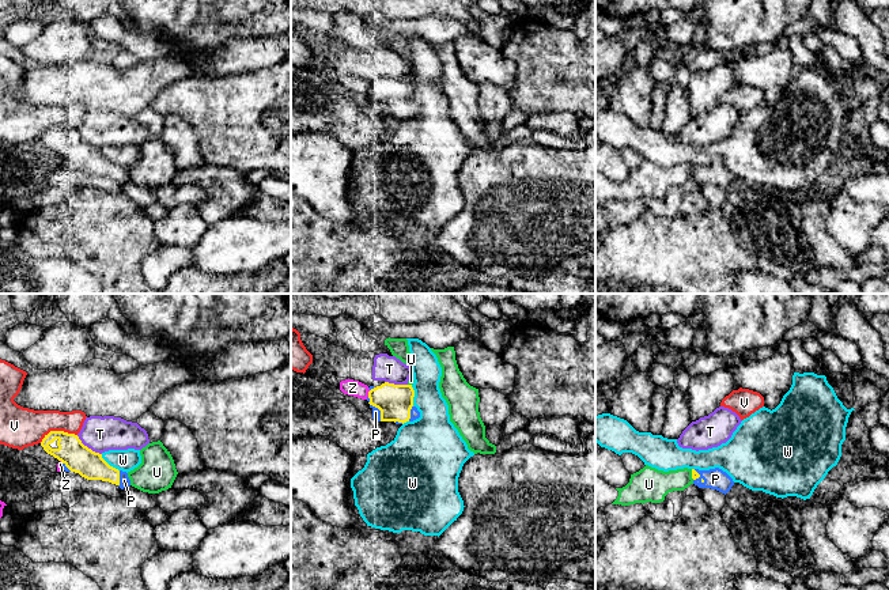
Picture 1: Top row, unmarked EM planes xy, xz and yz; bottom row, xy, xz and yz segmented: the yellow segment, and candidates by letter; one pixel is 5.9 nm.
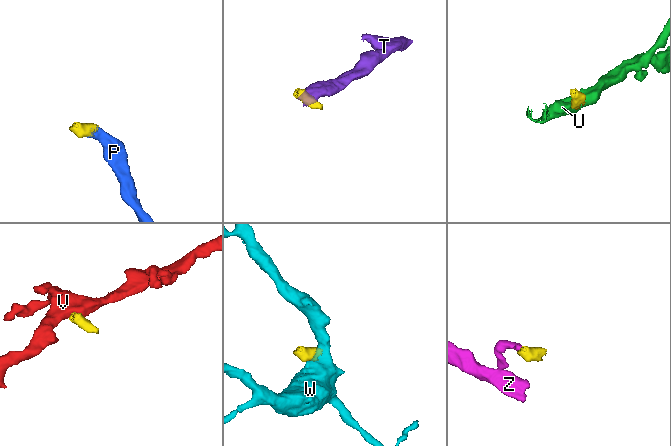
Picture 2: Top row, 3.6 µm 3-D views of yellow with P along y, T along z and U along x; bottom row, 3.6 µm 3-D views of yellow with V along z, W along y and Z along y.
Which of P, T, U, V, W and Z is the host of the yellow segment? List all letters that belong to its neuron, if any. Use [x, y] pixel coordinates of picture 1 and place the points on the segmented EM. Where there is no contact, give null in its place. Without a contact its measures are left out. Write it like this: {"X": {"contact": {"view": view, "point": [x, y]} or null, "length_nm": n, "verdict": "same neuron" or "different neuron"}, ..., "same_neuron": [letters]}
{"P": {"contact": {"view": "xy", "point": [118, 479]}, "length_nm": 100, "verdict": "same neuron"}, "T": {"contact": {"view": "xy", "point": [87, 447]}, "length_nm": 190, "verdict": "different neuron"}, "U": {"contact": {"view": "yz", "point": [692, 475]}, "length_nm": 70, "verdict": "different neuron"}, "V": {"contact": {"view": "xy", "point": [57, 431]}, "length_nm": 220, "verdict": "different neuron"}, "W": {"contact": {"view": "xz", "point": [413, 396]}, "length_nm": 130, "verdict": "different neuron"}, "Z": {"contact": {"view": "xz", "point": [369, 393]}, "length_nm": 40, "verdict": "different neuron"}, "same_neuron": ["P"]}

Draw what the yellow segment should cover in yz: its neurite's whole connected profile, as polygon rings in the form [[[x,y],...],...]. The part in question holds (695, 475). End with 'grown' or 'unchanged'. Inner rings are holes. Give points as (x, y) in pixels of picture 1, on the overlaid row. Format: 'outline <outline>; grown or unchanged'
outline [[[719,468],[710,470],[692,469],[693,484],[699,488],[711,488],[727,493],[734,485],[733,479]]]; grown

